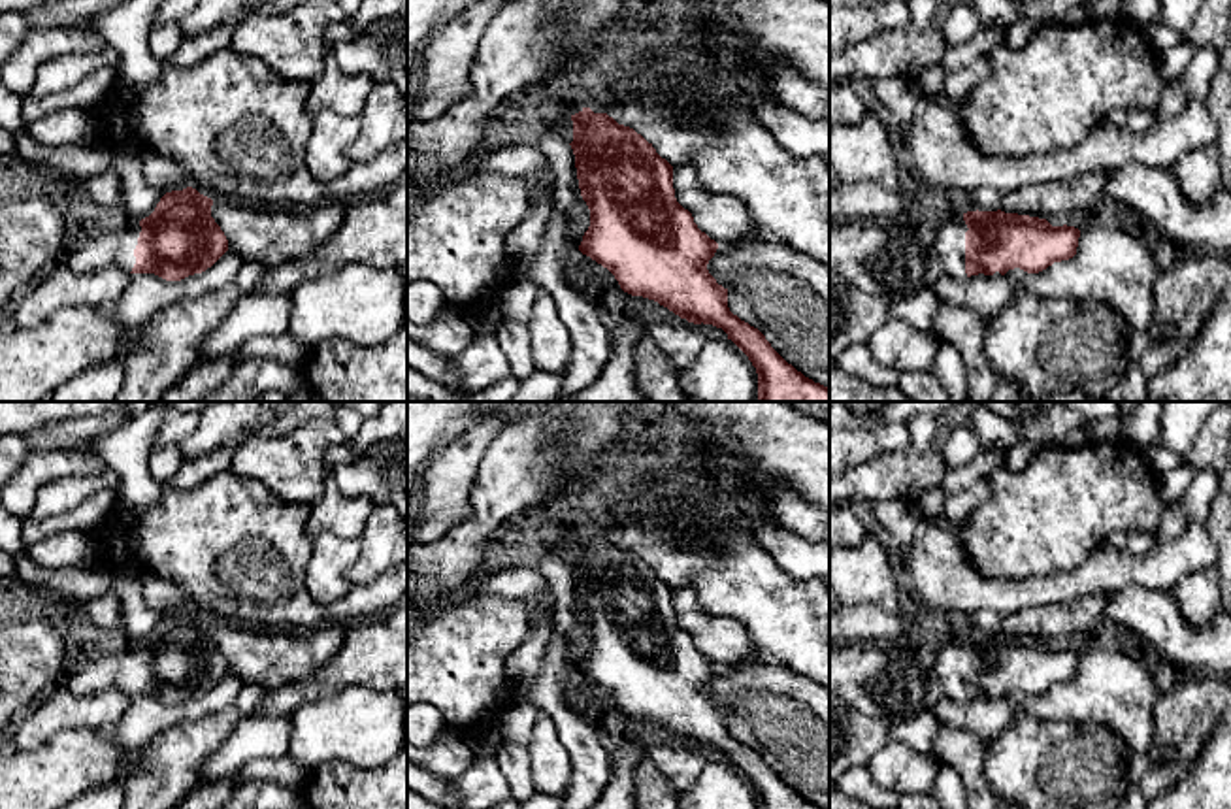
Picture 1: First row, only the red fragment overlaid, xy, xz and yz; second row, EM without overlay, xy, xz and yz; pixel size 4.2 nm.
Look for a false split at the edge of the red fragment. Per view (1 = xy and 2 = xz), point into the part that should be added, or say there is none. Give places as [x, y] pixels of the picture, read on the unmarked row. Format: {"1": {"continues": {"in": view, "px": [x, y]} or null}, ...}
{"1": {"continues": {"in": "xy", "px": [114, 668]}}, "2": {"continues": {"in": "xz", "px": [596, 528]}}}

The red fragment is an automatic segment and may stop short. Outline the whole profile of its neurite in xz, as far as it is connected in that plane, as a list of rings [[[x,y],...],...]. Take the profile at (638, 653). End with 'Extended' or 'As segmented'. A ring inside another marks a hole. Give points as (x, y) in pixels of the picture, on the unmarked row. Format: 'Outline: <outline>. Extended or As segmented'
Outline: [[[599,524],[571,537],[575,590],[581,619],[590,632],[590,649],[579,673],[607,690],[620,711],[667,730],[694,747],[722,751],[752,784],[758,809],[824,809],[788,786],[765,758],[733,737],[728,730],[728,711],[716,705],[707,686],[718,666],[698,651],[673,611],[673,588],[662,581],[633,551],[618,547]]]. Extended

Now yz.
Outline: [[[967,634],[963,637],[944,637],[935,643],[933,669],[946,698],[967,702],[971,698],[1005,698],[1020,690],[1039,696],[1054,685],[1069,683],[1076,677],[1080,652],[1075,649],[1052,649],[1046,641],[997,634]]]. Extended

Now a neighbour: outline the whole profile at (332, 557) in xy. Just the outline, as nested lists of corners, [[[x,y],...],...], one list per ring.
[[[334,534],[313,537],[313,549],[305,568],[305,586],[317,603],[330,605],[349,592],[353,585],[345,573],[356,562],[358,553],[358,537],[339,537]]]

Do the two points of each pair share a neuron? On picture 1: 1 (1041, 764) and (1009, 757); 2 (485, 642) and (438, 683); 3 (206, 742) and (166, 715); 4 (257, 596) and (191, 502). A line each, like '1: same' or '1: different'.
1: same
2: same
3: different
4: same

